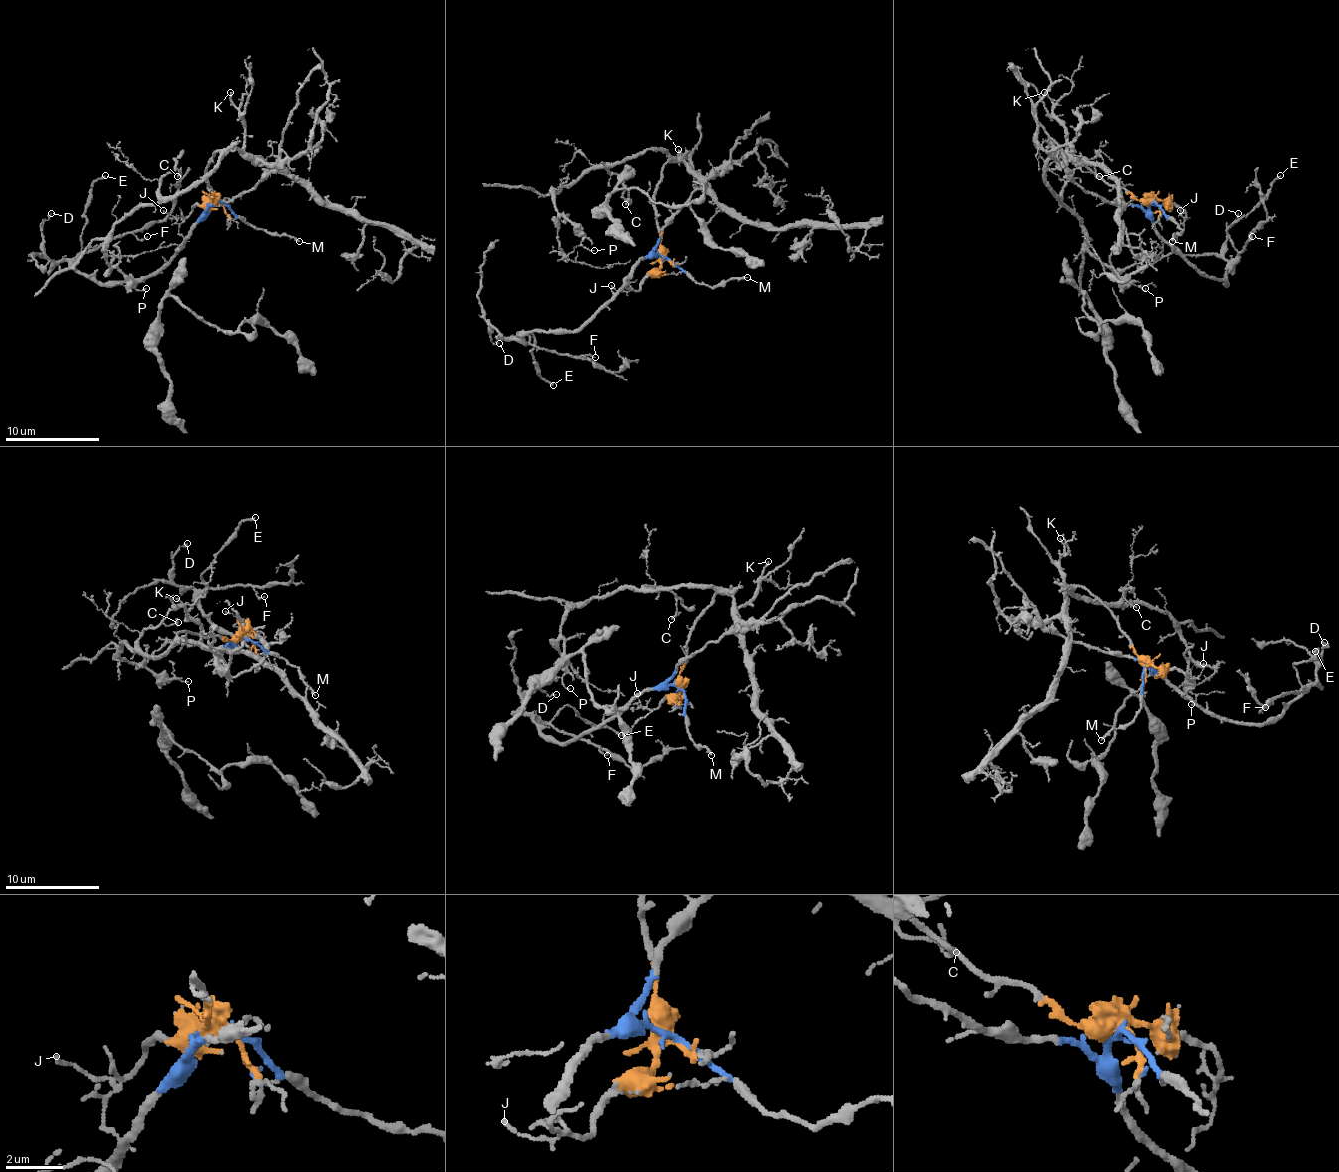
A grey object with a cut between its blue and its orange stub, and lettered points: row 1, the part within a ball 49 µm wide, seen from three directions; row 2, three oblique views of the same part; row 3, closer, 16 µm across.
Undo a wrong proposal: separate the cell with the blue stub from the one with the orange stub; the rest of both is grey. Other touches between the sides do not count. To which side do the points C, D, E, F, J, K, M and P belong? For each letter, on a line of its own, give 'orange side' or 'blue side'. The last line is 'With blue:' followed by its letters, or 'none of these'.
C: orange side
D: blue side
E: blue side
F: blue side
J: orange side
K: orange side
M: blue side
P: orange side
With blue: D, E, F, M

